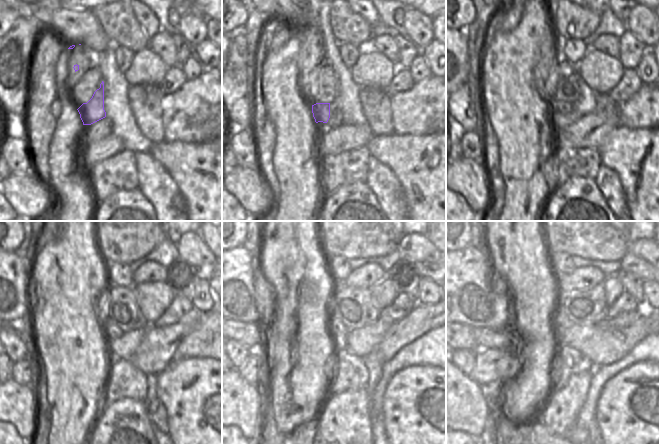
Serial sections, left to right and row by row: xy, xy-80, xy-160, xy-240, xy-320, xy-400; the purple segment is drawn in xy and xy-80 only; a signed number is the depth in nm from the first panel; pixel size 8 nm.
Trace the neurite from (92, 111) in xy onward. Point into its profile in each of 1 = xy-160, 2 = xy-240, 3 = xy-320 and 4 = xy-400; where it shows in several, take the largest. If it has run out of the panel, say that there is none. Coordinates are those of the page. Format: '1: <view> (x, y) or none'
1: xy-160 (557, 121)
2: xy-240 (124, 347)
3: xy-320 (361, 342)
4: xy-400 (624, 320)

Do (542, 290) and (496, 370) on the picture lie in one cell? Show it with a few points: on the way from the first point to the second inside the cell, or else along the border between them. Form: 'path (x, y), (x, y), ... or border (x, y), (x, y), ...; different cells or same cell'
border (509, 347), (515, 360), (514, 371); different cells

